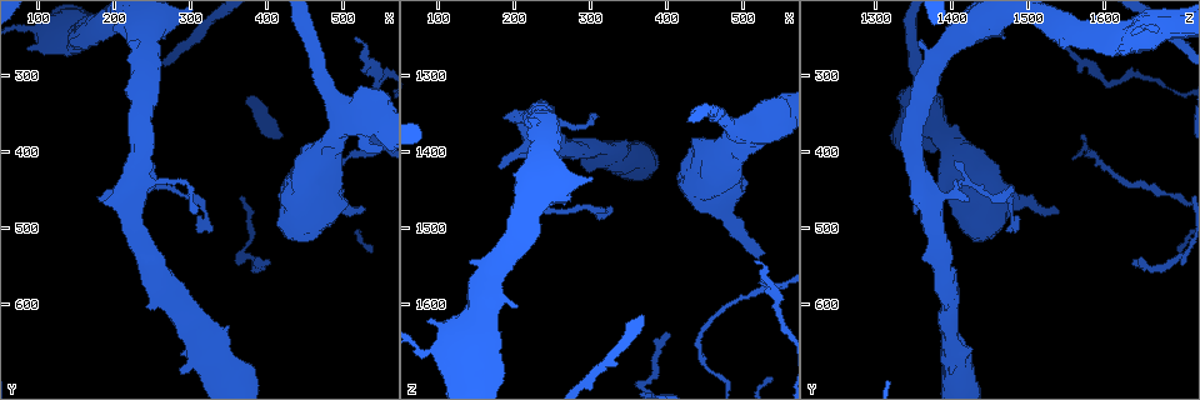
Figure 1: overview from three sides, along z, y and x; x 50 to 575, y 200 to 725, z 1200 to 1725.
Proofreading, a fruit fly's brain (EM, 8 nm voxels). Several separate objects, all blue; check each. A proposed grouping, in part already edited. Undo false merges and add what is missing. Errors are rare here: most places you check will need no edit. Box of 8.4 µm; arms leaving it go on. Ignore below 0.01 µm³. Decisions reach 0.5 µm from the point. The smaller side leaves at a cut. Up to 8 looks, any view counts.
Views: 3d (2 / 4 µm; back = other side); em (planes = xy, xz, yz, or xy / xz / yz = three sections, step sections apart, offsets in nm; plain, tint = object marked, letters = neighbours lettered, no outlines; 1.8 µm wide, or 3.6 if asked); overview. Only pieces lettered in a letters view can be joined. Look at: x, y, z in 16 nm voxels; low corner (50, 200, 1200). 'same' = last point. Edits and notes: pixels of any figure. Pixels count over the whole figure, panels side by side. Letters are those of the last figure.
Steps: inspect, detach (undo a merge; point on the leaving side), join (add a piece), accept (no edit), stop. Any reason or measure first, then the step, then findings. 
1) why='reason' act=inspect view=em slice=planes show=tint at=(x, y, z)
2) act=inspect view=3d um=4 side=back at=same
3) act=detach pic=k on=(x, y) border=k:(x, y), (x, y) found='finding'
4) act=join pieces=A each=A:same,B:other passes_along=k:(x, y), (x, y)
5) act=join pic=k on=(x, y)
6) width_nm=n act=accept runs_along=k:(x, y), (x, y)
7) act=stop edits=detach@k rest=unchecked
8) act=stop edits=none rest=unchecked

why='sudden change in width' act=inspect view=em um=3.6 slice=planes show=tint at=(495, 345, 1365)

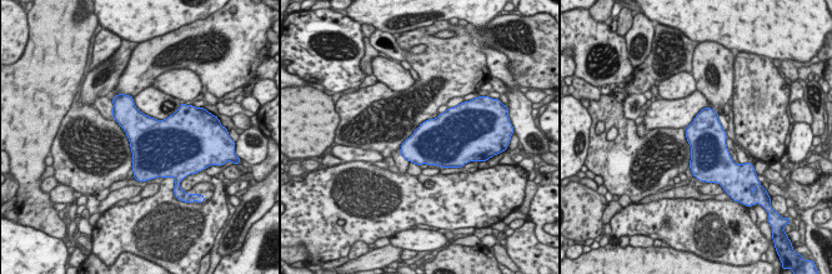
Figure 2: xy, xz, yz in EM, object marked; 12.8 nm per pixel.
why='what lies round it' act=inspect view=em um=3.6 slice=planes show=letters at=same

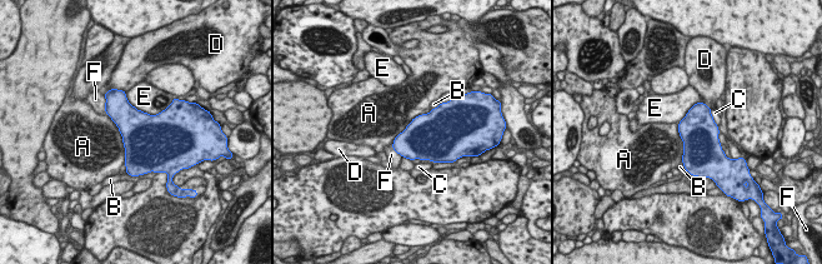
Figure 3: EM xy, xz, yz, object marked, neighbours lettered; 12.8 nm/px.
width_nm=480 act=accept each=A:other,B:other,C:other,D:other,E:other,F:other border=3:(106, 113), (121, 137), (124, 163) found='continuous, no second neuron'

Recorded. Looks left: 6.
why='an open end' act=inspect view=em slice=planes show=letters at=(520, 250, 1545)

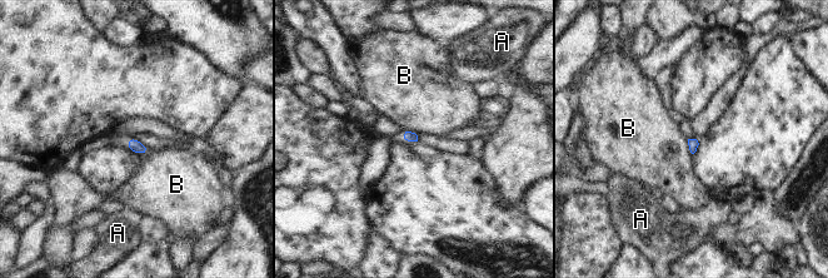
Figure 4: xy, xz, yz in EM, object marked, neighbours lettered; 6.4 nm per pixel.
act=accept each=A:other,B:other found='no lettered piece goes on from it'

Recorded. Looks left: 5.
why='branch stops here' act=inspect view=em slice=planes show=letters at=(525, 475, 1530)

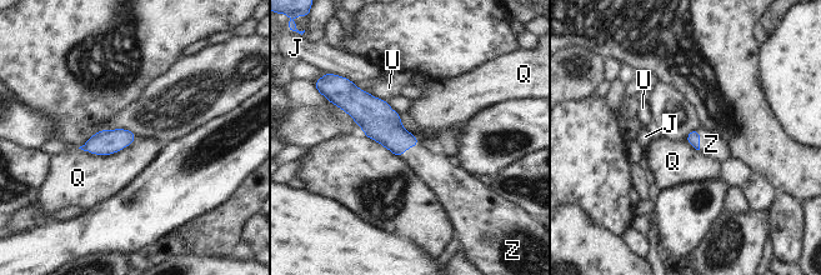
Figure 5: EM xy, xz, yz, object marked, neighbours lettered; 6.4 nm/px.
act=join pieces=Z each=J:other,Q:other,U:other,Z:same found='it goes on there'

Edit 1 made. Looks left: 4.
act=stop edits=join@5 rest=unchecked

